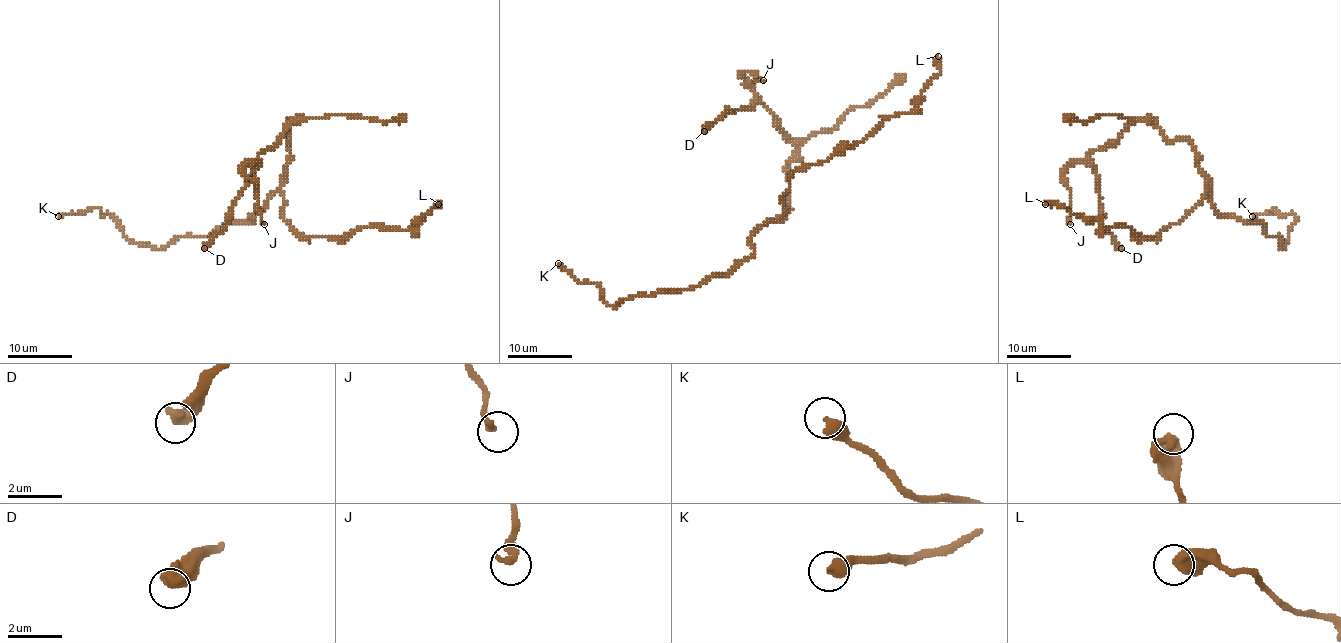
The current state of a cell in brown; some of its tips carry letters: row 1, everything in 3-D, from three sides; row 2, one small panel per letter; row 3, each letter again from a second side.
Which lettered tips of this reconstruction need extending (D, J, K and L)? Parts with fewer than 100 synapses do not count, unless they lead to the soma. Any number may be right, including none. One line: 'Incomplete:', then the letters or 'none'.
Incomplete: K

